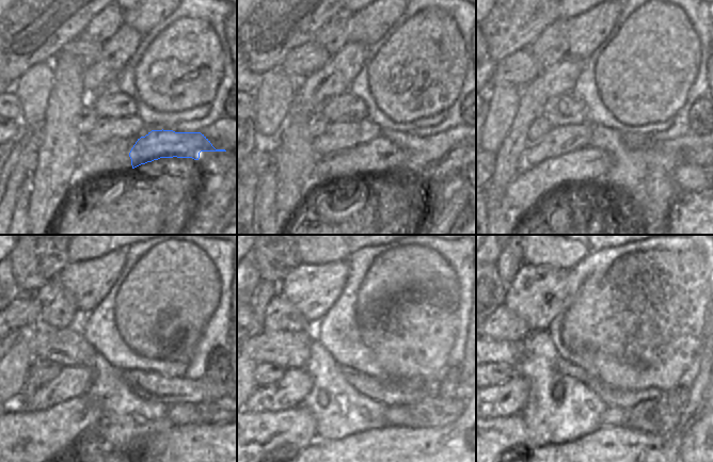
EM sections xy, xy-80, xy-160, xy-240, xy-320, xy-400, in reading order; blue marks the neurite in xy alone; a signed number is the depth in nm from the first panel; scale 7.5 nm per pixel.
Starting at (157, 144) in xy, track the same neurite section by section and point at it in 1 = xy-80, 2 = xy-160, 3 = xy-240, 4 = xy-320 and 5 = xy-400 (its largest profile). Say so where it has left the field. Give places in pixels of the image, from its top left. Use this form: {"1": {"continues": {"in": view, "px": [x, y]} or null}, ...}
{"1": {"continues": {"in": "xy-80", "px": [380, 155]}}, "2": {"continues": {"in": "xy-160", "px": [524, 192]}}, "3": {"continues": {"in": "xy-240", "px": [20, 439]}}, "4": {"continues": {"in": "xy-320", "px": [264, 439]}}, "5": {"continues": {"in": "xy-400", "px": [497, 435]}}}

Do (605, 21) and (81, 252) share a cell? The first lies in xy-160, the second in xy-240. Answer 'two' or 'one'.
two

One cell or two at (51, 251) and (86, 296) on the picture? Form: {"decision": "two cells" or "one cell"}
{"decision": "two cells"}

